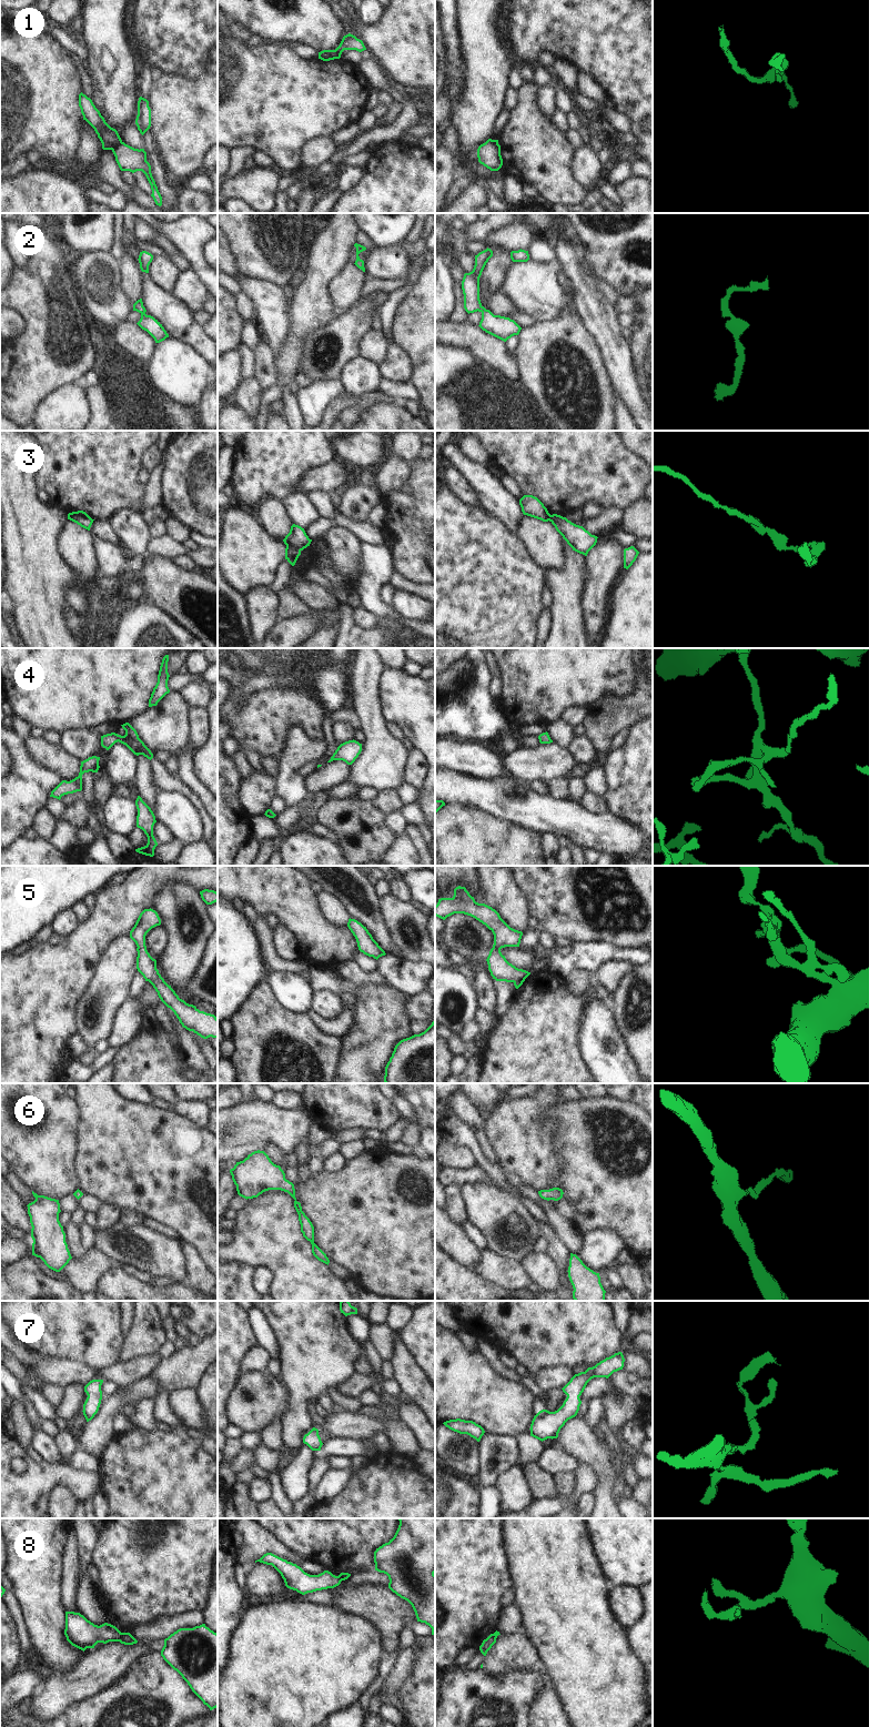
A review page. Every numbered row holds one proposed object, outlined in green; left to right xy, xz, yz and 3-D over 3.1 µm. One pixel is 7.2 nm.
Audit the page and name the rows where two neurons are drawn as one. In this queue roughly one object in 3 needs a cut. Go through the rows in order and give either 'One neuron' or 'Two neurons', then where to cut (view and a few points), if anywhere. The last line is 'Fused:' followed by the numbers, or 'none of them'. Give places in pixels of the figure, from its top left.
1: Two neurons. Split along xy (121, 141), (111, 149)
2: One neuron. No split
3: Two neurons. Split along xz (286, 544), (300, 551)
4: One neuron. No split
5: One neuron. No split
6: One neuron. No split
7: One neuron. No split
8: Two neurons. Split along xy (123, 1633), (117, 1640)
Fused: 1, 3, 8.

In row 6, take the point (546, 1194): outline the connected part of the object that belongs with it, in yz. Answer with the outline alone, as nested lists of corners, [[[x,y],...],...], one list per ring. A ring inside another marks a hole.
[[[553,1188],[553,1189],[549,1189],[549,1190],[540,1190],[540,1191],[538,1191],[538,1194],[544,1200],[558,1201],[563,1198],[564,1192],[559,1188]]]

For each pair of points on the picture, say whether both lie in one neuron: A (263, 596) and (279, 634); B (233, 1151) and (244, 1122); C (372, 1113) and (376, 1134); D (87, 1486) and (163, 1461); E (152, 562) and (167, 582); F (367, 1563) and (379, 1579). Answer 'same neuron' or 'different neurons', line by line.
A: different neurons
B: same neuron
C: different neurons
D: different neurons
E: same neuron
F: different neurons

